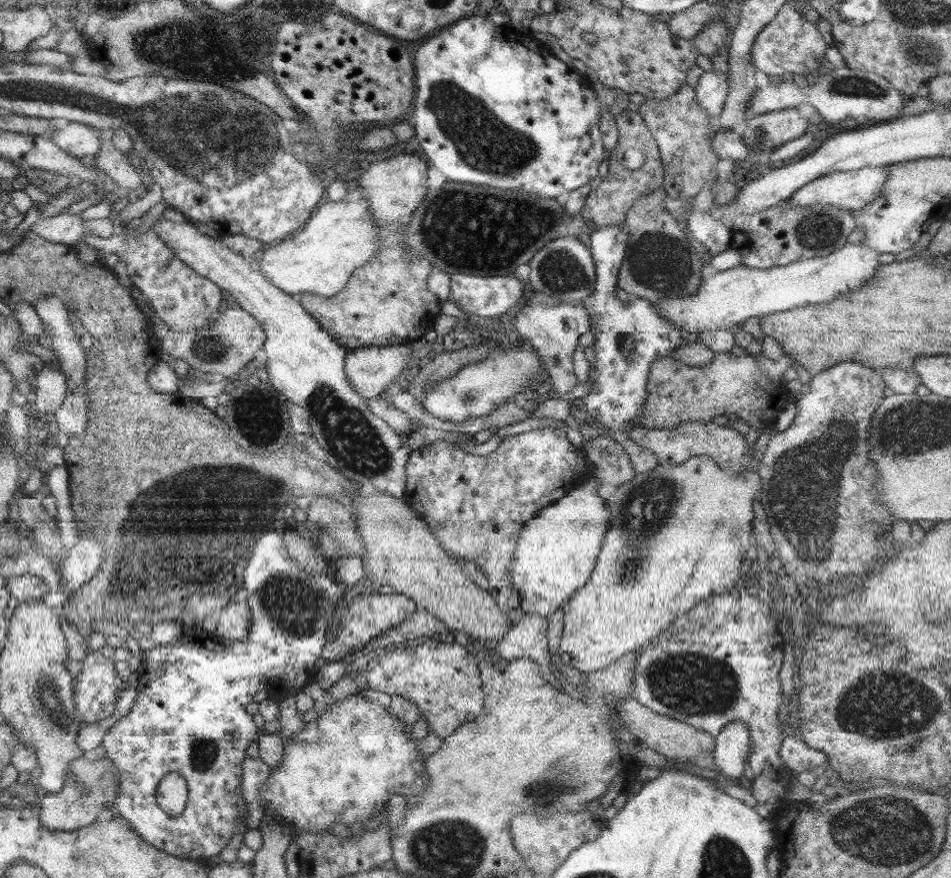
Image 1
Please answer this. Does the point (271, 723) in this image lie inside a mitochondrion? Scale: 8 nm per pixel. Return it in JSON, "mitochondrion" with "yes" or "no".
{"mitochondrion":"no"}

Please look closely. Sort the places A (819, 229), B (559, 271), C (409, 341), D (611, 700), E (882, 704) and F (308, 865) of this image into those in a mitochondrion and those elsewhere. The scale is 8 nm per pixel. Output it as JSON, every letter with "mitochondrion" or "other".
{"A":"mitochondrion","B":"mitochondrion","C":"other","D":"other","E":"mitochondrion","F":"other"}

